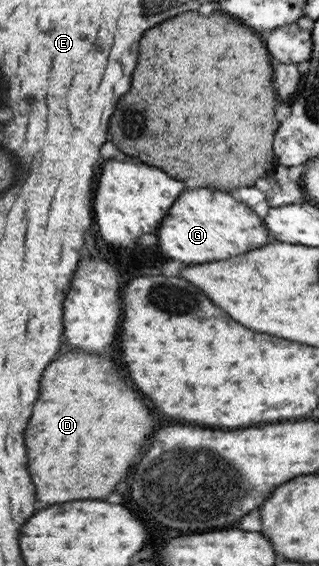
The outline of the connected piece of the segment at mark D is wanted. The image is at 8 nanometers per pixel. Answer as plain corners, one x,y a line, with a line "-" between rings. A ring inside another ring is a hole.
67,352
45,368
41,380
41,394
33,408
33,416
25,430
29,474
37,486
37,500
47,504
59,504
69,500
101,498
105,500
115,486
129,474
145,448
151,432
155,430
155,418
143,404
141,396
127,382
119,364
99,354

